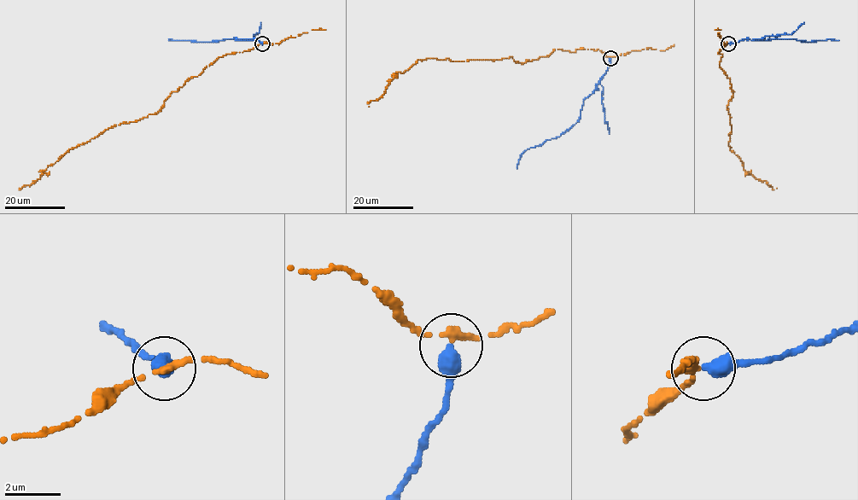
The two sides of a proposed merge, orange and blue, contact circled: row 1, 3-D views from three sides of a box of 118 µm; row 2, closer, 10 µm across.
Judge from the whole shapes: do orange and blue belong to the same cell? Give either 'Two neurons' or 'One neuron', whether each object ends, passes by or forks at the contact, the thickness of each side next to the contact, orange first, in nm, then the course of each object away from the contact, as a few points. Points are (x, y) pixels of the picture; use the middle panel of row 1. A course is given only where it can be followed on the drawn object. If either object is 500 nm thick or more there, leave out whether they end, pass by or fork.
Two neurons. At the ring orange passes by. At the ring blue ends. Thickness 220 nm (orange) against 420 nm. Course of orange: (610, 58), (598, 49), (555, 49), (522, 64), (511, 57), (418, 59), (394, 72), (369, 106). Course of blue: (610, 58), (610, 65), (604, 77), (594, 91), (584, 100), (576, 124), (558, 136), (525, 150), (516, 168)

